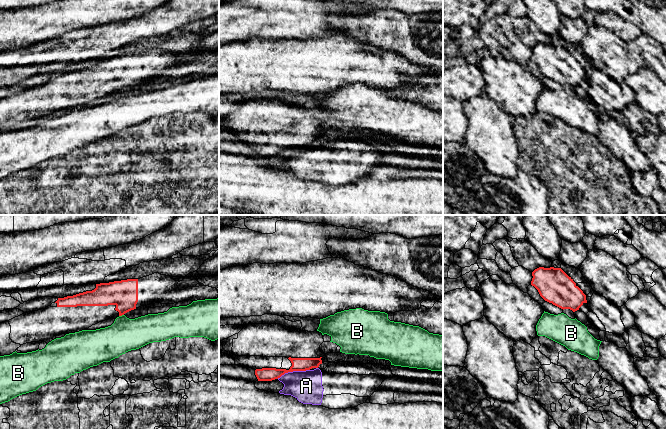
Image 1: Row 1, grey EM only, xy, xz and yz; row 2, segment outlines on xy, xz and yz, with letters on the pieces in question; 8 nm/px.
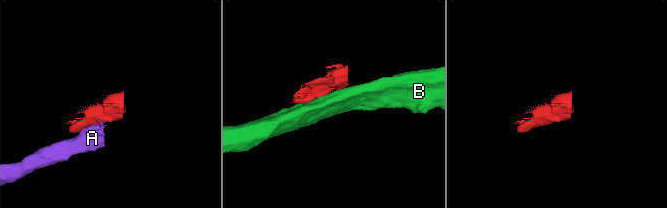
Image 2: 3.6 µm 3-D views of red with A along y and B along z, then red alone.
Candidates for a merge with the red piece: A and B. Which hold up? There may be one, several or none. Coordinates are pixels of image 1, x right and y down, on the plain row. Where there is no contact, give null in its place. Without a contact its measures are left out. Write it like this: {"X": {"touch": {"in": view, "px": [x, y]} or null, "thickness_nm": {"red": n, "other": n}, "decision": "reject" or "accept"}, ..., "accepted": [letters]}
{"A": {"touch": {"in": "xz", "px": [293, 146]}, "thickness_nm": {"red": 110, "other": 240}, "decision": "reject"}, "B": {"touch": {"in": "xy", "px": [121, 91]}, "thickness_nm": {"red": 220, "other": 260}, "decision": "reject"}, "accepted": []}

